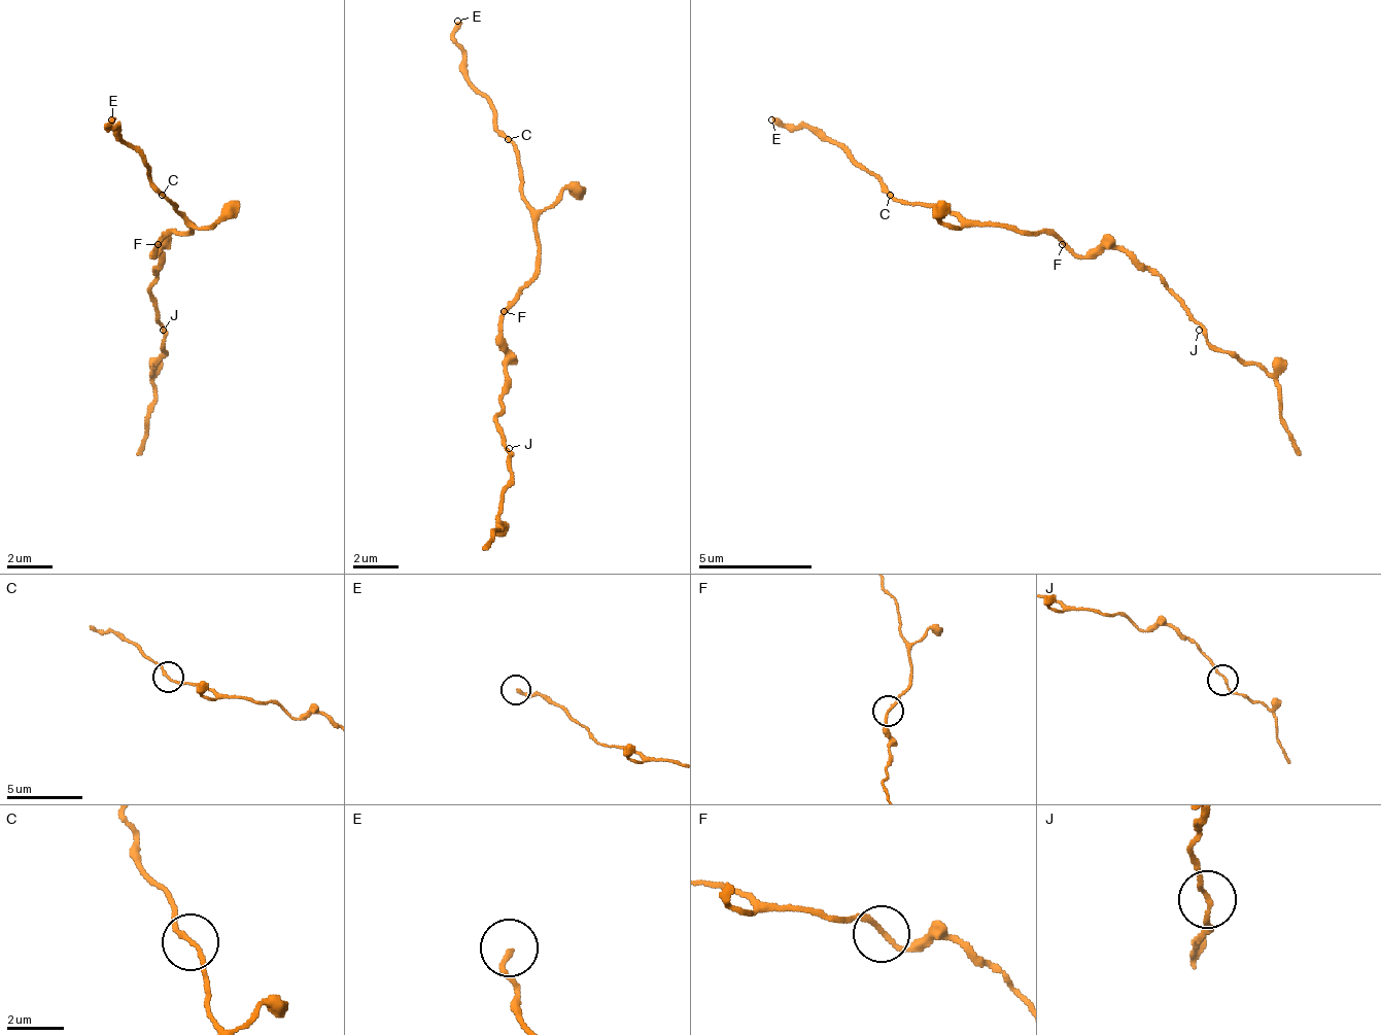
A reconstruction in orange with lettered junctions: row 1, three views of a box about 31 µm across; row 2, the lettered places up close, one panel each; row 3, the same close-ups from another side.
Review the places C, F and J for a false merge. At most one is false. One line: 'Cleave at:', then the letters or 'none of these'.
Cleave at: none of these

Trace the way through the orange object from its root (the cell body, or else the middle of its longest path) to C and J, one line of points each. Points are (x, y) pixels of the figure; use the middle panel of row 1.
C: (509, 311), (515, 295), (531, 277), (538, 266), (538, 214), (520, 192), (520, 151), (509, 140)
J: (509, 311), (504, 317), (504, 351), (509, 363), (504, 369), (504, 409), (497, 414), (497, 432), (509, 448)

